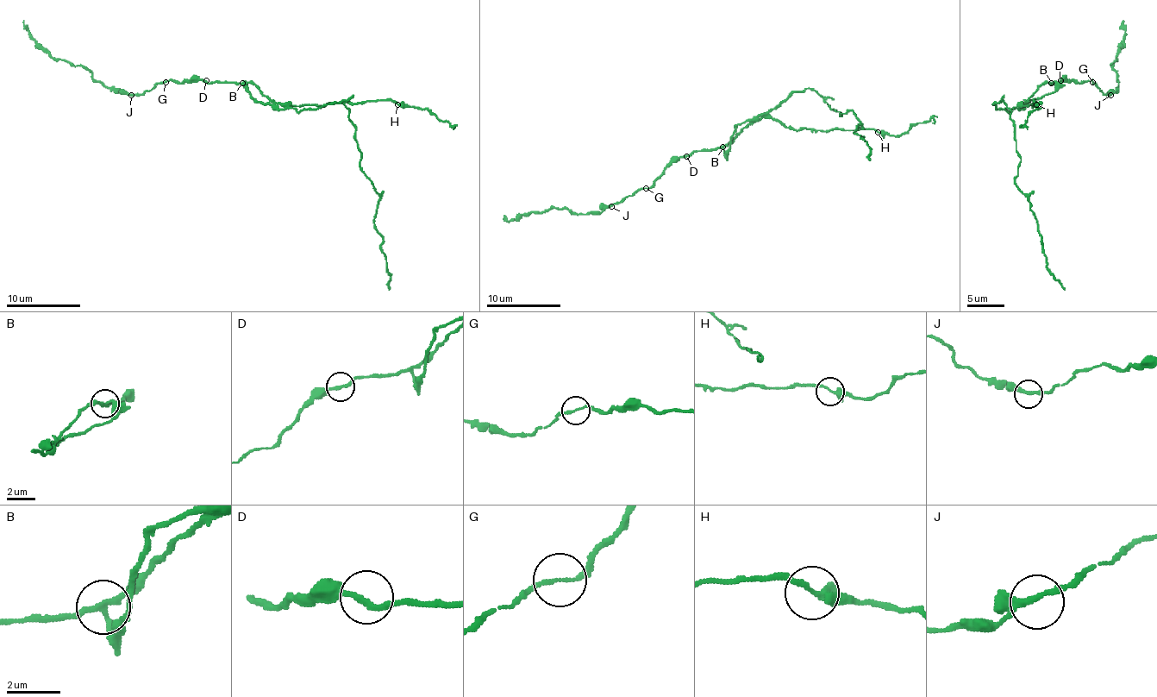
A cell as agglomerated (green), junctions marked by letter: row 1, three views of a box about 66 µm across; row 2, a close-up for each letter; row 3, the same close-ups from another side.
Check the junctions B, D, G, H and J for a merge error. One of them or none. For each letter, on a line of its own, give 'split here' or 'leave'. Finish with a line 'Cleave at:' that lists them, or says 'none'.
B: split here
D: leave
G: leave
H: leave
J: leave
Cleave at: B

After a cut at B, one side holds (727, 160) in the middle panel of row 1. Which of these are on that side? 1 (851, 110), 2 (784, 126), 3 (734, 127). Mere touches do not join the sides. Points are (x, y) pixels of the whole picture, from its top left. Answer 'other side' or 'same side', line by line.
1: same side
2: other side
3: same side

